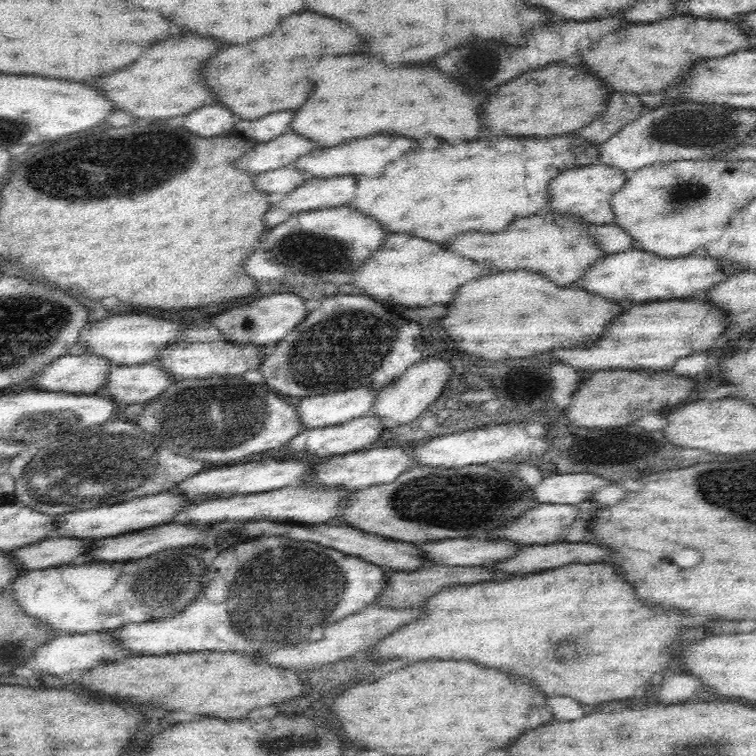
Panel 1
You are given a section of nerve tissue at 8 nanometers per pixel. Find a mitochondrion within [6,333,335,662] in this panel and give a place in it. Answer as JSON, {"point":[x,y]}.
{"point":[99,466]}

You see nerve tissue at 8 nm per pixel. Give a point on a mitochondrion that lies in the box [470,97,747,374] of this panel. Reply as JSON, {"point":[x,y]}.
{"point":[691,191]}

